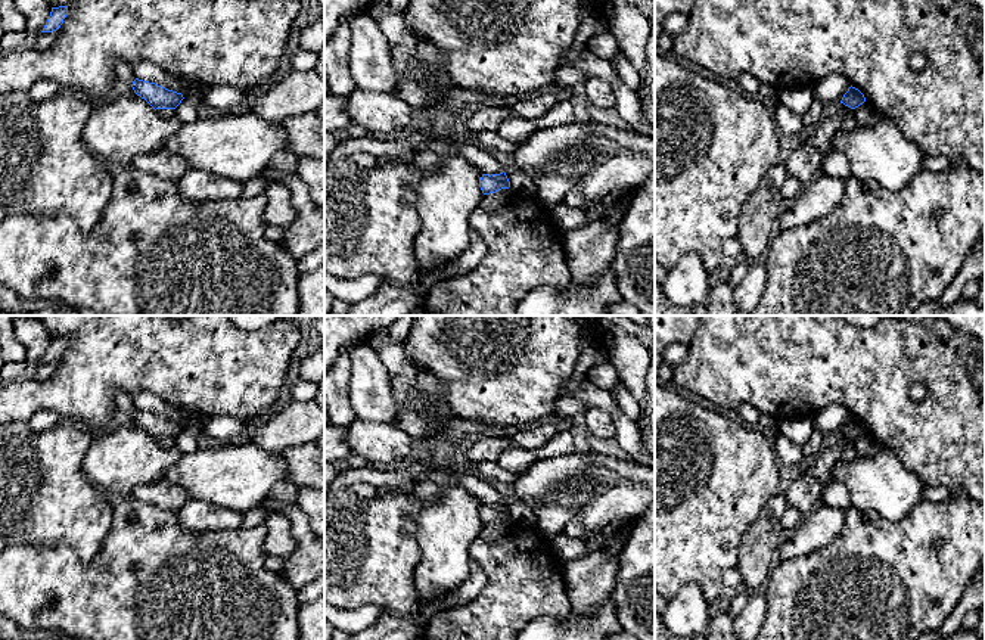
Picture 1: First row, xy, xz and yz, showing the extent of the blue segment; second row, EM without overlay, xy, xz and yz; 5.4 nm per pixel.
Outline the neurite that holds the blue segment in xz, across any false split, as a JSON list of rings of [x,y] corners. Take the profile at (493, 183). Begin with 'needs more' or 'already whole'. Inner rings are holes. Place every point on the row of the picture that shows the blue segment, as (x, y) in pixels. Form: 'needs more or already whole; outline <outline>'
already whole; outline [[[504,171],[500,174],[491,174],[491,175],[482,174],[482,177],[479,180],[479,187],[484,195],[490,195],[490,193],[495,193],[501,189],[509,189],[510,181]]]

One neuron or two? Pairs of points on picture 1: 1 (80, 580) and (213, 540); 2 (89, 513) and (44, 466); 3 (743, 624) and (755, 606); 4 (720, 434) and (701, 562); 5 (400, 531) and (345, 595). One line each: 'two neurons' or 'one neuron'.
1: one neuron
2: one neuron
3: one neuron
4: one neuron
5: one neuron

